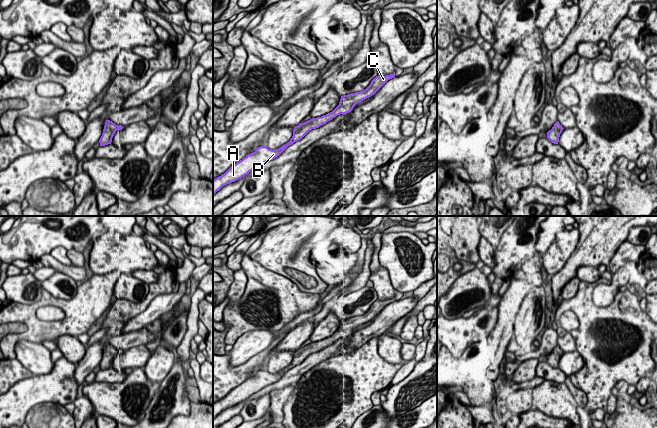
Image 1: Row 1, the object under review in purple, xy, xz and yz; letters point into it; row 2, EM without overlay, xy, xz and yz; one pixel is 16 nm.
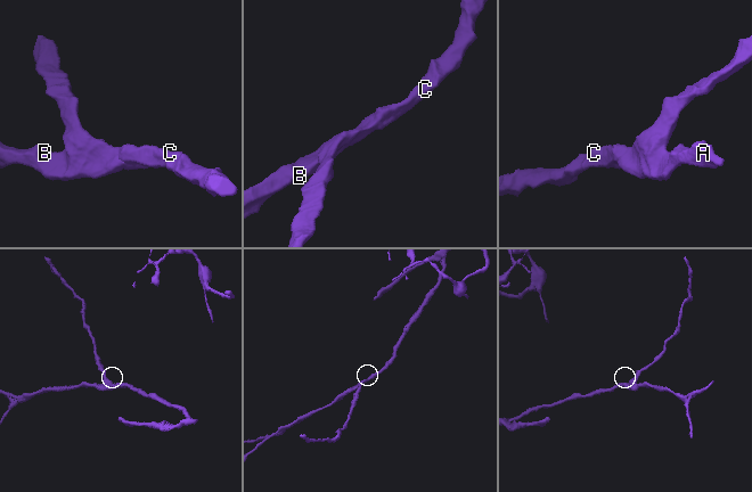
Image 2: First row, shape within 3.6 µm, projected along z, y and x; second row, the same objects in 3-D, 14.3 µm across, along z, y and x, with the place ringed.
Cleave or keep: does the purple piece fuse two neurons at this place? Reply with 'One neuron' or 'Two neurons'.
One neuron

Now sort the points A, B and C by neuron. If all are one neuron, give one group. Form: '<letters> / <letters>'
A B C

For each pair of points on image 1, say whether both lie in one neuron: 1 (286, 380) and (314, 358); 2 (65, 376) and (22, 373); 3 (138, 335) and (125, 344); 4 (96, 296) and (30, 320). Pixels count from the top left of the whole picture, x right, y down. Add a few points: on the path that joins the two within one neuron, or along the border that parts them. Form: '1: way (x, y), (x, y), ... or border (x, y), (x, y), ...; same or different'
1: way (293, 375), (307, 364); same
2: border (34, 375), (20, 379), (12, 386); different
3: way (135, 338), (128, 341); same
4: way (80, 312), (64, 327), (46, 327); same

